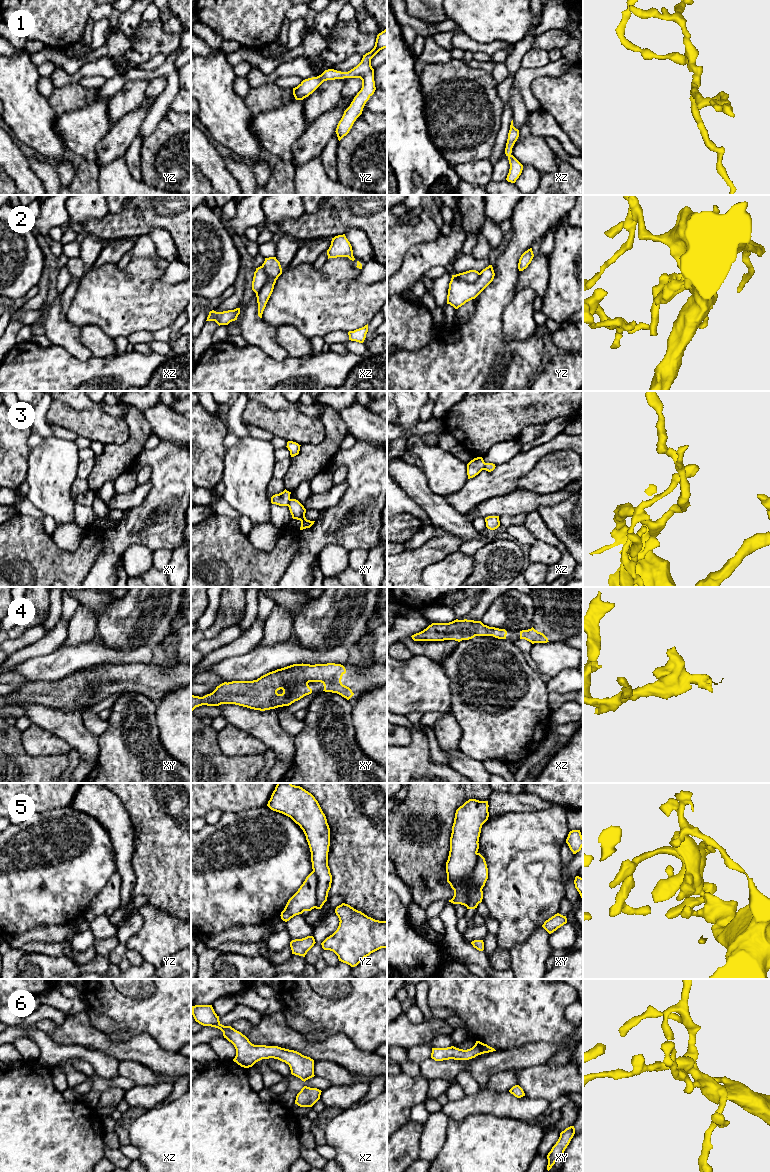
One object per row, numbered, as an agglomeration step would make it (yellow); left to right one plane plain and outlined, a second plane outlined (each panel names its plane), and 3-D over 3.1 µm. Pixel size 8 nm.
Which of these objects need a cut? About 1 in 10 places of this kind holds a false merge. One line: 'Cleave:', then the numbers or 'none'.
Cleave: 2, 3, 5

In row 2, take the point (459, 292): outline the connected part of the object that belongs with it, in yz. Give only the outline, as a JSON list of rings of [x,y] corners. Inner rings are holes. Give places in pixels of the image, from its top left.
[[[492,265],[483,269],[479,278],[474,283],[460,280],[456,275],[452,275],[449,283],[447,304],[458,309],[466,302],[475,299],[494,279],[495,273]]]

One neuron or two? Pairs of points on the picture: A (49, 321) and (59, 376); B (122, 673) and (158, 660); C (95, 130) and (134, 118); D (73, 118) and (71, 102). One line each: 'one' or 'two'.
A: two
B: two
C: two
D: two

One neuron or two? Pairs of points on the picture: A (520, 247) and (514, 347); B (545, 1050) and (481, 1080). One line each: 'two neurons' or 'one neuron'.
A: one neuron
B: one neuron

